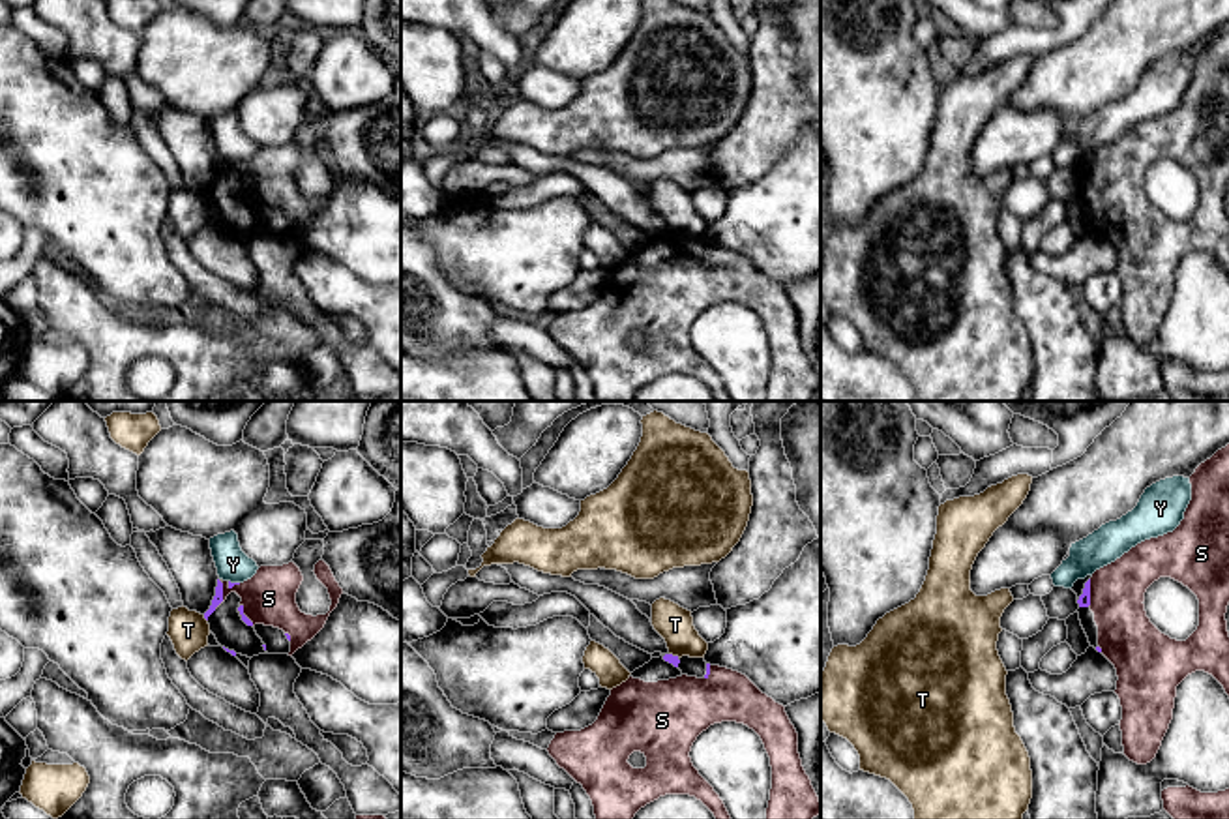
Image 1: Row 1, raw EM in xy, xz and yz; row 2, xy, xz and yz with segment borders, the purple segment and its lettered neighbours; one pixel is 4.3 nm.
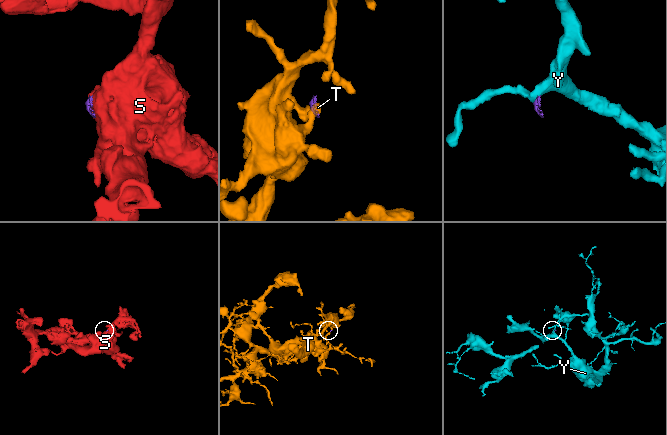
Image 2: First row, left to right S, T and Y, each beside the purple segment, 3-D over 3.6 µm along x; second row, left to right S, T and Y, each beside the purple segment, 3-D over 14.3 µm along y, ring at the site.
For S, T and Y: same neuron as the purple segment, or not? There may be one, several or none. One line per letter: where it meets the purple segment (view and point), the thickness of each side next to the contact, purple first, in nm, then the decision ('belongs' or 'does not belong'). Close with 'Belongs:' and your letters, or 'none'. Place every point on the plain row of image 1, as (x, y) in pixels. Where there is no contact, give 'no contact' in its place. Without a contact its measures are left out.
S: xy (222, 175) | 50/220 nm | belongs
T: xy (205, 197) | 50/170 nm | does not belong
Y: xy (235, 163) | 20/150 nm | does not belong
Belongs: S

